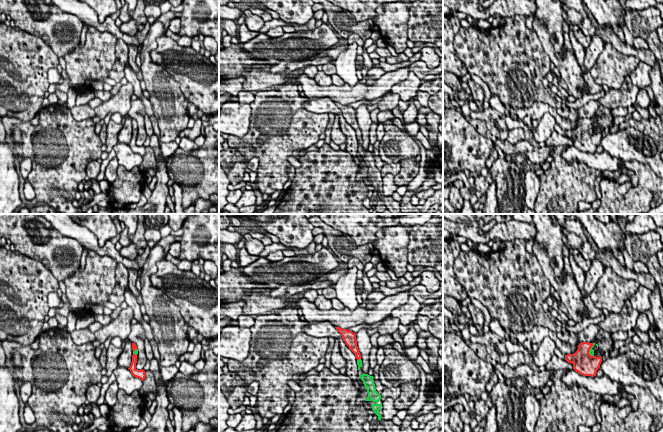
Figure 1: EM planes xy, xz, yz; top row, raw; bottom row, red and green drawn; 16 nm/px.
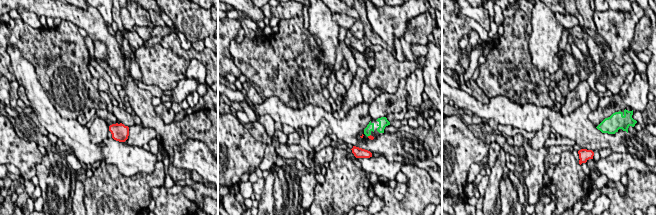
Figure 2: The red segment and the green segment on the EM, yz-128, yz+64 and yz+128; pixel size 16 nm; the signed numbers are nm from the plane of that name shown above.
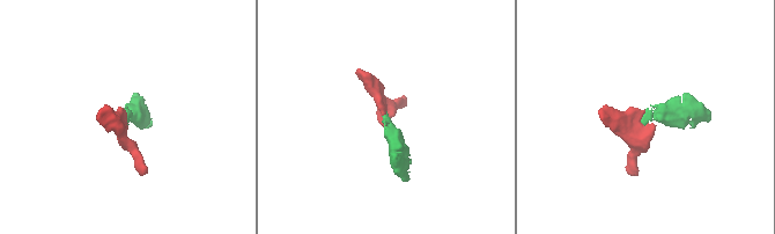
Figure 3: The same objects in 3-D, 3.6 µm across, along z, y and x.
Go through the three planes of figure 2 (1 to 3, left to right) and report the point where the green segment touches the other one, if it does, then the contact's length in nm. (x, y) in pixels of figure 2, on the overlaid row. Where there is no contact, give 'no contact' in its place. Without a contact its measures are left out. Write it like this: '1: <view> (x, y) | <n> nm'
1: no contact
2: yz+64 (368, 136) | 70 nm
3: no contact

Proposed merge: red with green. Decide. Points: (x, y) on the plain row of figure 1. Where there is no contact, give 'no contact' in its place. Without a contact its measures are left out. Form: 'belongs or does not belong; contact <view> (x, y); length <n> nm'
belongs; contact yz (589, 126); length 220 nm

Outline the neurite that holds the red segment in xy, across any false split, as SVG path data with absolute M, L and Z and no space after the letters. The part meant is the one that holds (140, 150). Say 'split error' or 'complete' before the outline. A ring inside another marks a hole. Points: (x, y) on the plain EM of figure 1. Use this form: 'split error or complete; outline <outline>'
split error; outline M132 119L132 126L133 126L132 138L131 138L131 141L128 145L130 146L131 150L134 153L139 154L143 157L146 153L146 150L145 150L145 147L143 145L138 146L136 144L138 125L137 125L137 122L135 119Z

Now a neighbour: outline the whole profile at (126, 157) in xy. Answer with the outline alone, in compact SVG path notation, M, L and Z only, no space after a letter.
M118 142L113 149L119 165L124 166L127 171L142 164L143 157L134 153L128 144Z

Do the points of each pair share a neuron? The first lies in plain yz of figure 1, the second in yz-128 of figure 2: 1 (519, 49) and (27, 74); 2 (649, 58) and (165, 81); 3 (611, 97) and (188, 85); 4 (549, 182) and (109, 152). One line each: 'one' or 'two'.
1: two
2: two
3: one
4: two

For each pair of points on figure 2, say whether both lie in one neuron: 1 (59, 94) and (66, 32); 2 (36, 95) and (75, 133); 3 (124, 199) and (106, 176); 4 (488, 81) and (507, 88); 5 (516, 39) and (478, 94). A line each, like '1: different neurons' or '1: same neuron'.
1: same neuron
2: same neuron
3: same neuron
4: same neuron
5: different neurons

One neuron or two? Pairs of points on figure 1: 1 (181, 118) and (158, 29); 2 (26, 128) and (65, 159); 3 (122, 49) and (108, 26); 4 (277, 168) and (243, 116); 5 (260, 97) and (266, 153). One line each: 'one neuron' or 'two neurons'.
1: one neuron
2: one neuron
3: two neurons
4: two neurons
5: one neuron

